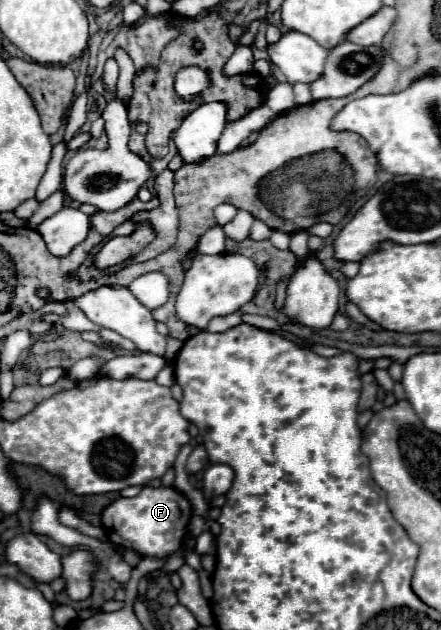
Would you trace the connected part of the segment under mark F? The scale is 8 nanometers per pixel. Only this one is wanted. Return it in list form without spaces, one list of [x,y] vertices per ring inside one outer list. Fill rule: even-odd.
[[[142,487],[136,497],[120,497],[102,511],[102,527],[106,537],[126,549],[134,549],[144,557],[172,555],[192,519],[192,507],[188,499],[174,487]]]

